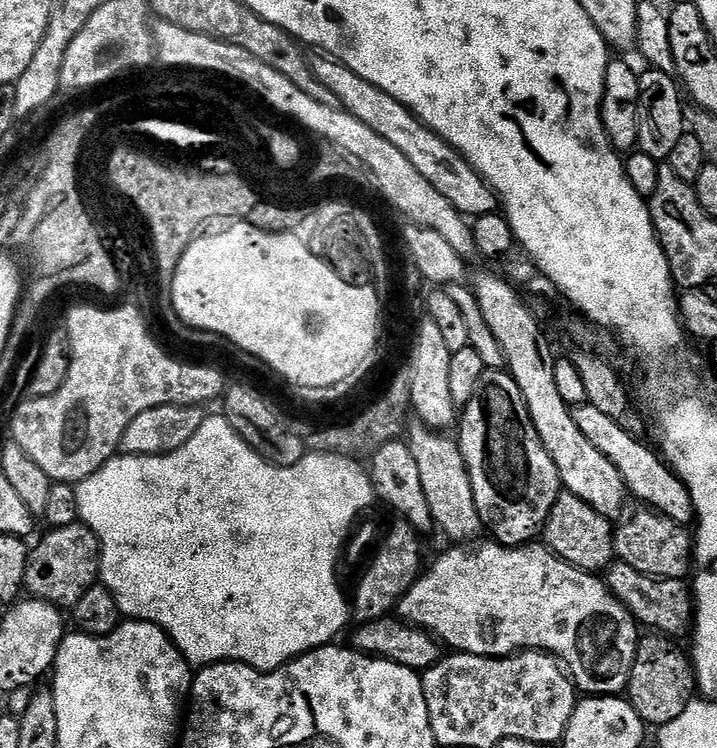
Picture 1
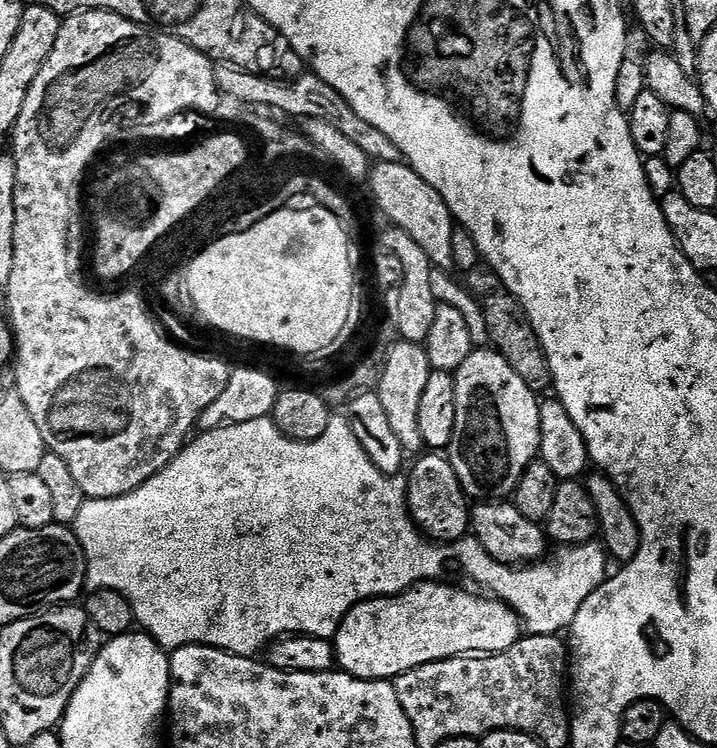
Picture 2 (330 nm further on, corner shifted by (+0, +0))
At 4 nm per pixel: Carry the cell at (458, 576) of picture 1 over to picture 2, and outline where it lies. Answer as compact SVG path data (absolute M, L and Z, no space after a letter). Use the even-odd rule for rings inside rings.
M426 580L422 584L416 584L413 588L407 588L398 596L375 596L372 600L363 600L360 604L356 604L345 616L338 626L334 643L336 646L336 663L339 671L349 672L354 678L359 680L390 680L395 681L397 676L406 674L410 670L414 670L418 666L426 666L430 662L438 662L446 658L454 658L455 656L471 656L473 654L491 654L493 652L508 652L510 646L514 646L522 638L522 625L519 616L516 615L514 609L509 604L502 603L487 594L479 594L475 596L472 592L467 592L464 588L455 588L454 585L448 584L452 582L437 582L435 580Z

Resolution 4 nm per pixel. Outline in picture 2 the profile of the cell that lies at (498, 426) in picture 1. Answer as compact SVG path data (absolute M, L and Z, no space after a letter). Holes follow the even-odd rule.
M474 350L470 354L470 358L466 358L466 362L462 362L462 366L454 375L456 378L456 425L454 426L454 438L446 449L447 458L454 466L454 474L458 474L458 482L469 501L507 501L515 493L526 466L530 466L540 454L540 400L537 393L532 392L530 386L526 386L526 382L522 382L522 378L518 378L518 374L514 374L514 370L510 370L510 362L506 362L506 358L502 358L500 353L495 350Z

